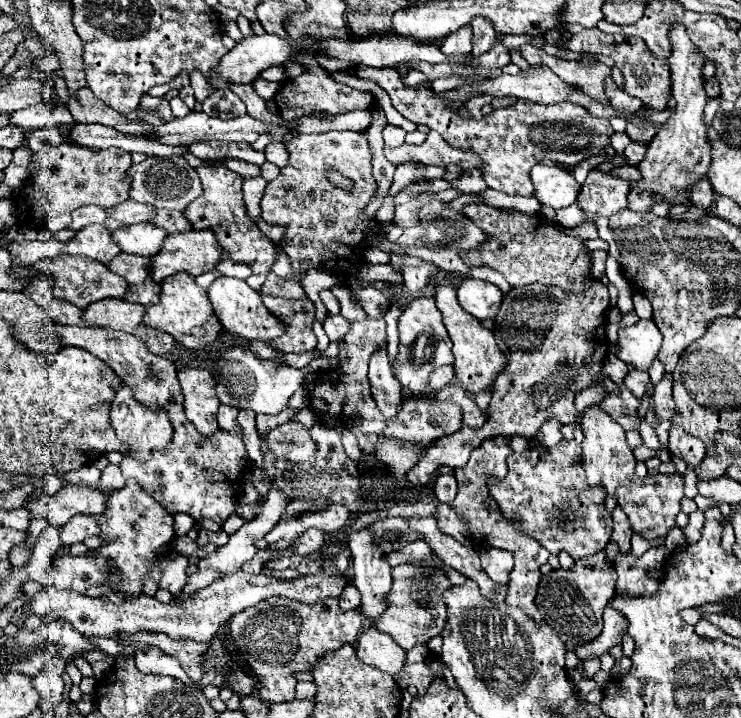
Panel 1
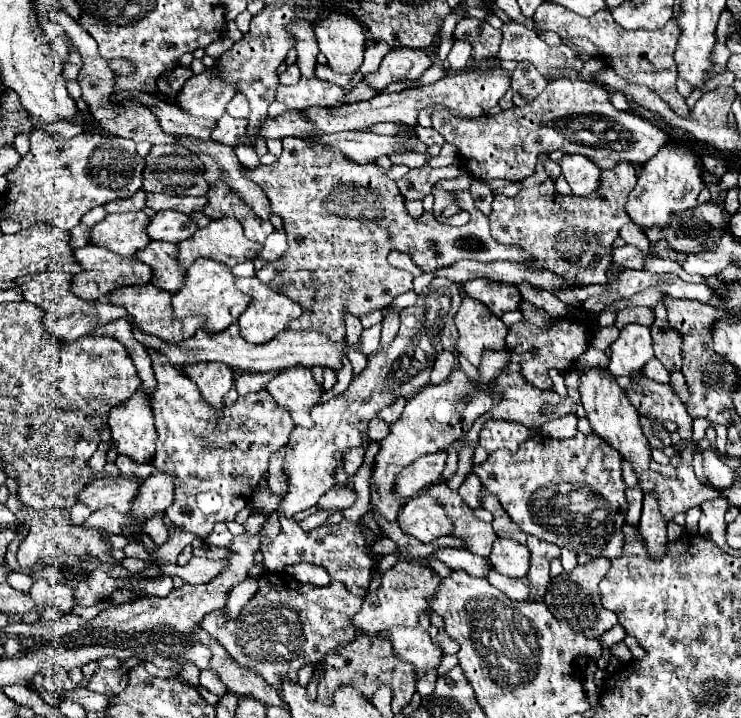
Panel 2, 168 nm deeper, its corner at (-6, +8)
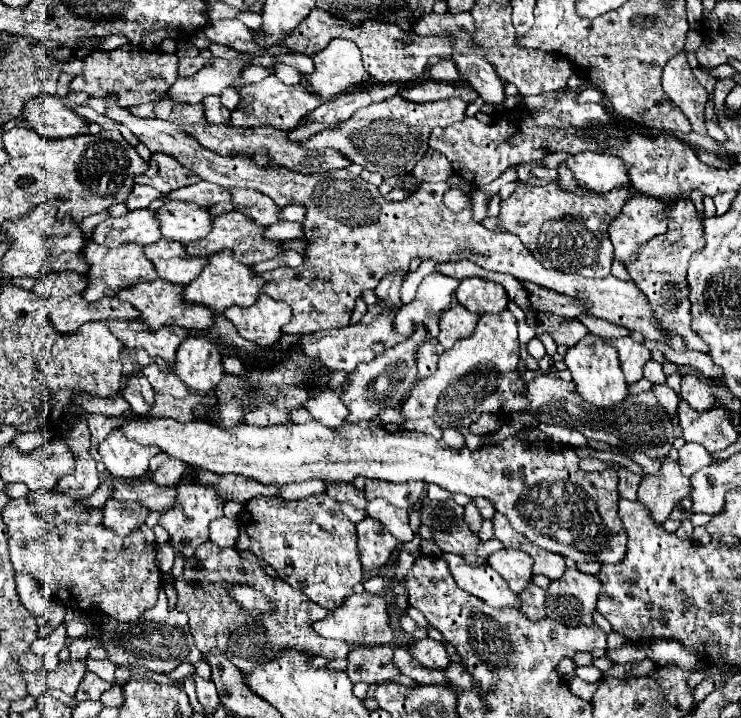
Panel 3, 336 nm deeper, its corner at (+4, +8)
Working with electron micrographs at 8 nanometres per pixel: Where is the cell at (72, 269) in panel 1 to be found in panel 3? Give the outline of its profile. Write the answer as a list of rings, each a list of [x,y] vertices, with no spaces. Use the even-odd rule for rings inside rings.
[[[92,240],[82,248],[82,258],[88,264],[88,274],[86,274],[86,290],[82,292],[84,300],[96,302],[106,296],[114,296],[118,290],[128,288],[138,282],[148,282],[156,280],[156,270],[150,268],[150,260],[144,256],[142,248],[136,246],[124,246],[124,248],[106,248],[100,244],[94,244]]]

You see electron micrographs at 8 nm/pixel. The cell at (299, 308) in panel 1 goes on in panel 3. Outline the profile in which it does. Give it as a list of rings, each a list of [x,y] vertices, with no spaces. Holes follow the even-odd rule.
[[[106,94],[104,96],[106,102],[106,116],[112,118],[114,122],[122,124],[124,128],[128,128],[150,152],[164,152],[174,156],[176,160],[180,160],[180,164],[184,164],[186,168],[190,168],[192,172],[196,172],[202,180],[208,182],[216,182],[224,188],[228,186],[242,186],[242,188],[252,188],[258,190],[266,196],[270,196],[276,206],[288,206],[288,204],[300,204],[306,208],[306,218],[302,222],[302,230],[304,230],[304,242],[306,242],[306,252],[304,252],[304,262],[298,268],[278,268],[272,272],[262,272],[260,276],[264,278],[264,288],[262,292],[266,292],[270,298],[274,300],[282,300],[286,304],[290,304],[292,308],[292,320],[282,328],[284,334],[304,334],[304,332],[316,332],[316,330],[328,330],[328,328],[344,328],[350,322],[350,314],[354,310],[354,302],[358,298],[362,298],[362,294],[366,290],[374,290],[378,286],[378,282],[388,276],[388,274],[396,274],[396,272],[408,272],[408,264],[412,258],[420,258],[420,252],[426,252],[426,260],[438,260],[438,262],[446,262],[446,260],[470,260],[486,270],[492,272],[506,272],[512,274],[518,280],[528,280],[534,284],[540,284],[544,288],[556,290],[560,294],[568,294],[568,296],[580,296],[584,300],[588,300],[592,304],[590,314],[604,318],[616,326],[624,326],[628,330],[636,330],[640,334],[644,334],[646,340],[656,340],[662,342],[664,346],[670,346],[672,350],[686,350],[684,338],[682,336],[668,336],[664,330],[660,330],[660,320],[656,318],[656,314],[652,312],[646,296],[640,292],[640,288],[632,282],[622,282],[614,276],[606,276],[602,280],[588,280],[576,274],[564,274],[558,270],[550,270],[544,268],[542,264],[538,264],[534,260],[534,256],[528,252],[528,248],[512,234],[508,232],[492,232],[486,230],[482,224],[478,224],[472,218],[472,208],[464,208],[462,212],[450,212],[444,204],[444,194],[448,192],[448,184],[446,182],[428,182],[424,186],[420,186],[418,192],[414,192],[408,200],[404,202],[386,202],[384,196],[378,192],[376,186],[368,184],[366,180],[362,180],[360,176],[354,176],[348,170],[328,170],[322,174],[300,174],[300,172],[292,172],[284,166],[278,166],[274,162],[270,162],[268,166],[258,166],[250,156],[246,154],[230,154],[230,156],[220,156],[204,146],[200,146],[194,138],[190,138],[188,134],[182,132],[180,126],[172,124],[172,122],[164,122],[164,120],[148,120],[148,118],[136,118],[132,116],[126,108],[118,106],[116,96]]]

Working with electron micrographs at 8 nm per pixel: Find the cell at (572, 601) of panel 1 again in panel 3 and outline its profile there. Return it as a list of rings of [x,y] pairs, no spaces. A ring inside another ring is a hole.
[[[566,568],[562,578],[552,580],[546,590],[546,616],[568,626],[592,626],[598,596],[598,576],[582,574],[578,568]]]

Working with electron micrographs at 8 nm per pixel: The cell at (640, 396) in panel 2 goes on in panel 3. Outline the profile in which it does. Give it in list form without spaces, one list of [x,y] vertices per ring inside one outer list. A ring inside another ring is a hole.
[[[654,384],[652,392],[660,400],[660,404],[666,408],[666,412],[674,418],[676,416],[676,406],[680,402],[680,398],[676,396],[676,392],[670,386],[666,386],[666,384]]]

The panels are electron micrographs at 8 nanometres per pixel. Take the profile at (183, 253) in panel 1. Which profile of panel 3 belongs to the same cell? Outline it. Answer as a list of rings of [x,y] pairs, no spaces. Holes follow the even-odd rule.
[[[224,212],[220,216],[216,216],[212,220],[212,230],[208,236],[204,236],[202,240],[194,240],[192,244],[186,244],[186,254],[188,256],[210,256],[212,252],[220,252],[220,250],[232,250],[234,258],[246,266],[252,266],[256,262],[268,260],[278,256],[280,250],[280,242],[268,242],[262,238],[264,228],[256,226],[254,222],[250,222],[244,214],[240,212]]]

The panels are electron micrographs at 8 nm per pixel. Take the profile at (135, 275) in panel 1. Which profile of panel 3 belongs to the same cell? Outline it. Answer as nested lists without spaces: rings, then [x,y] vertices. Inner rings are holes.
[[[164,238],[146,246],[144,254],[154,264],[158,276],[172,284],[188,284],[194,280],[202,272],[206,260],[200,256],[188,256],[184,252],[184,244],[176,244]]]

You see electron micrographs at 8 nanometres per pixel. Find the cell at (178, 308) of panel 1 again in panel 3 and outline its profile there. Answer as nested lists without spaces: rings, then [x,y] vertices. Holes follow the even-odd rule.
[[[216,252],[208,256],[208,264],[200,272],[198,278],[194,278],[190,284],[182,288],[182,300],[202,304],[210,308],[212,312],[224,312],[232,304],[236,306],[252,306],[256,302],[256,296],[260,296],[260,290],[264,286],[264,280],[256,272],[252,272],[246,264],[240,264],[232,260],[232,252]]]

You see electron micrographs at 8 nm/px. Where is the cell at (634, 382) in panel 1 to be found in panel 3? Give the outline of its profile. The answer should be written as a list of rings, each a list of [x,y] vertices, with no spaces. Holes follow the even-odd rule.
[[[648,360],[646,364],[644,364],[644,378],[646,380],[650,380],[652,384],[660,384],[660,382],[664,382],[664,372],[662,372],[662,366],[658,364],[658,362],[654,362],[654,360]]]

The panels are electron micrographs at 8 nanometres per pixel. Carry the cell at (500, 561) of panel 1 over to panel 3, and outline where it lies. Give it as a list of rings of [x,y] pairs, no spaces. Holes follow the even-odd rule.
[[[498,550],[488,556],[488,564],[508,582],[508,588],[516,594],[526,588],[532,578],[532,558],[522,550]]]

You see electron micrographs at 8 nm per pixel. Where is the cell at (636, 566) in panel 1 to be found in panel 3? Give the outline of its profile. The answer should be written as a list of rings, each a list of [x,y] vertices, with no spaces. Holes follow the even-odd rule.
[[[664,458],[662,462],[662,468],[658,474],[652,474],[652,476],[644,476],[642,482],[640,482],[640,488],[638,488],[638,502],[642,506],[646,506],[650,510],[650,518],[656,522],[656,524],[664,524],[674,508],[674,504],[682,498],[690,498],[692,494],[692,484],[688,478],[682,476],[680,472],[680,466],[676,460],[672,458]]]

